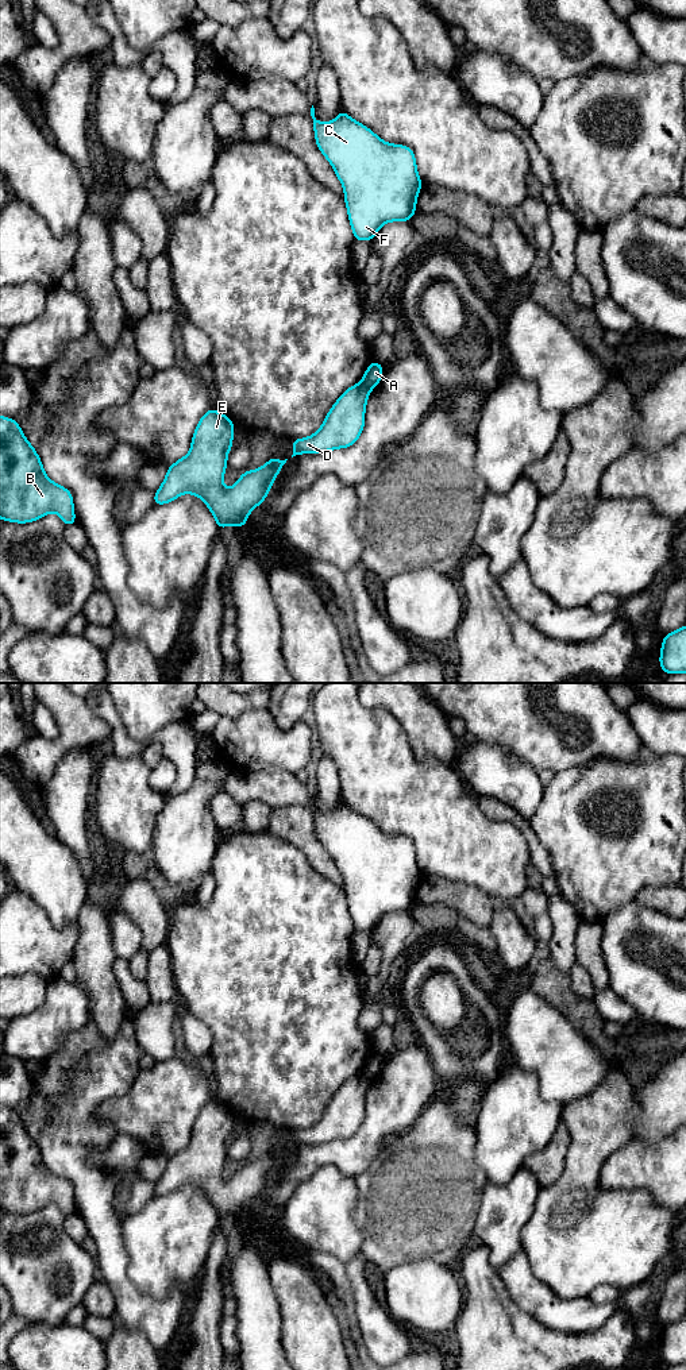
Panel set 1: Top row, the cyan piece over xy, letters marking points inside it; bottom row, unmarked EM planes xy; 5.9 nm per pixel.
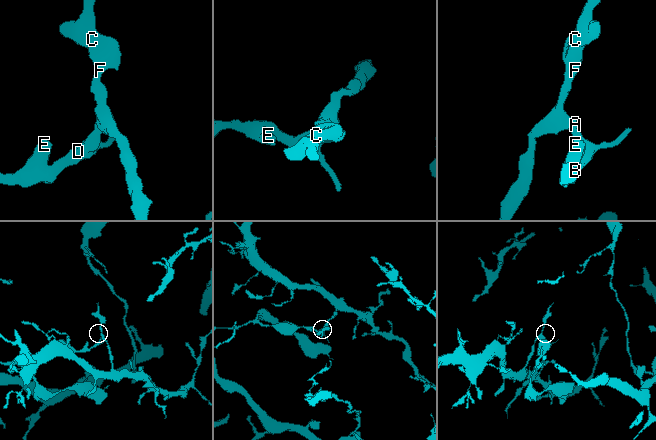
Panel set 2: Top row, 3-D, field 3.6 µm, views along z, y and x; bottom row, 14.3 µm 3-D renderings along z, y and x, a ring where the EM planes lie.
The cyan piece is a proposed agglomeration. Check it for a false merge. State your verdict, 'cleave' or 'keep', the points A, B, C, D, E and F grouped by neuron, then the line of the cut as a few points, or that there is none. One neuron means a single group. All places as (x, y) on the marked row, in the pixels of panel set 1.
cleave; A C F / B D E; cut in xy along (359, 384), (370, 389)

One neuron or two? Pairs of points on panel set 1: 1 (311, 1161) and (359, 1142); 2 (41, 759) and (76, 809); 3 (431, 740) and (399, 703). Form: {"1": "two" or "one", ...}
{"1": "one", "2": "two", "3": "one"}

